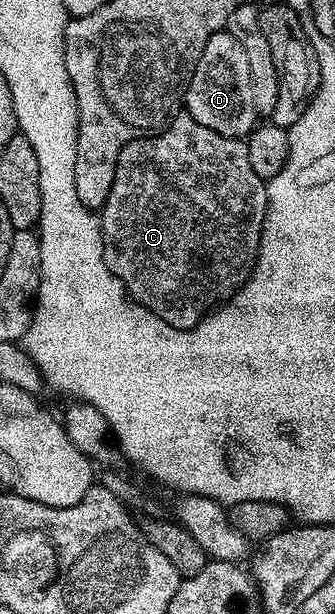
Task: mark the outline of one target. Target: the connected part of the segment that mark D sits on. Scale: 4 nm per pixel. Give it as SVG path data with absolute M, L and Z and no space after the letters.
M220 30L211 36L211 40L207 40L207 48L203 48L203 56L199 56L199 64L189 77L183 106L191 117L199 120L199 124L203 124L203 128L211 128L228 138L244 139L253 133L259 115L251 96L251 68L247 65L243 44L239 44L239 40L235 40L235 36L231 36L228 30Z

